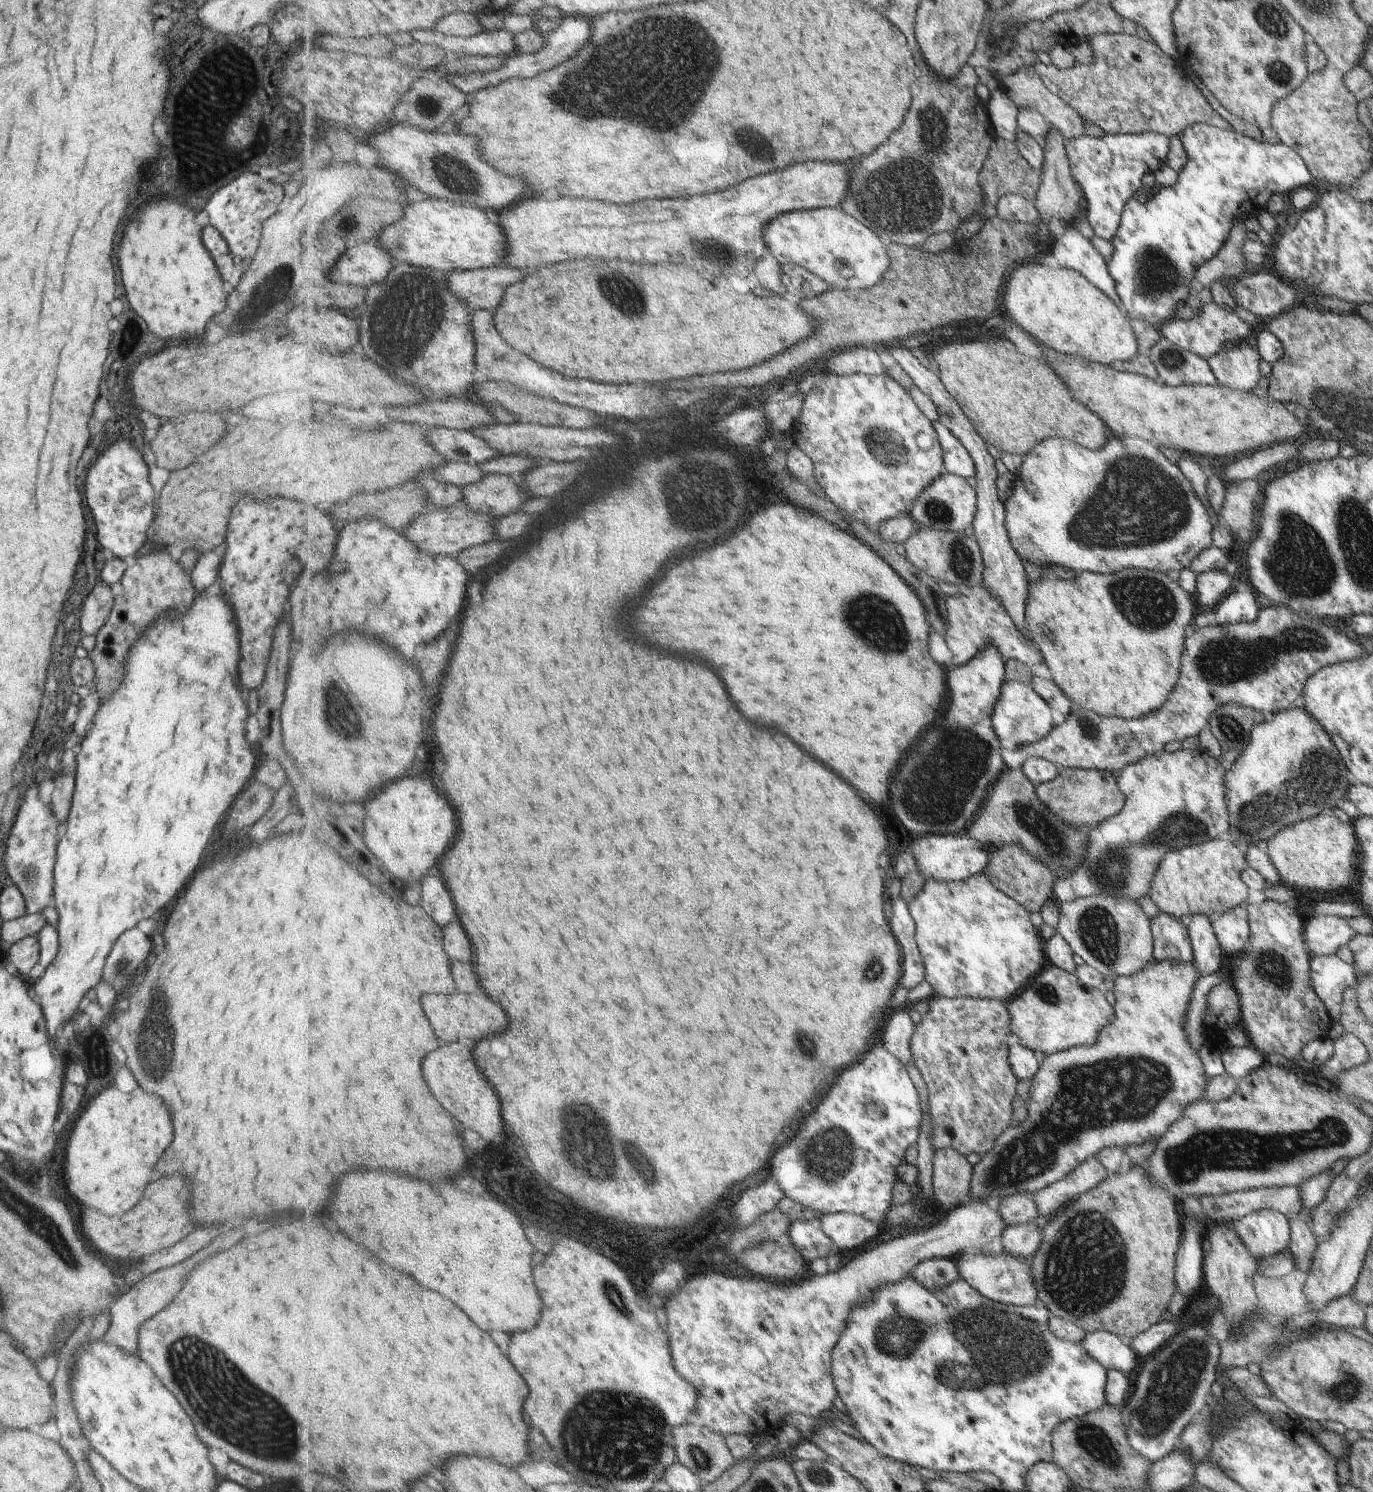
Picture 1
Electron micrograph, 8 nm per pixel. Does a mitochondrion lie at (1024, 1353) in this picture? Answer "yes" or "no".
yes

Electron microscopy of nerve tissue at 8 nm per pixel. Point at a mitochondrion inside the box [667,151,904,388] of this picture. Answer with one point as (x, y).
(709, 247)

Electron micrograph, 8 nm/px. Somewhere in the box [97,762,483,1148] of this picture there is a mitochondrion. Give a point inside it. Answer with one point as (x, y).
(148, 1072)

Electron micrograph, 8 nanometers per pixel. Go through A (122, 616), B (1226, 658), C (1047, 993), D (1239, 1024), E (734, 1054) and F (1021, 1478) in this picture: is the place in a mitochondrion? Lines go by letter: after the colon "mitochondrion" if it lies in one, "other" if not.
A: other
B: mitochondrion
C: mitochondrion
D: other
E: other
F: other

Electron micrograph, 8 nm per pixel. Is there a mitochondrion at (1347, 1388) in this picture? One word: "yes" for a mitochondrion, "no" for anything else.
yes

